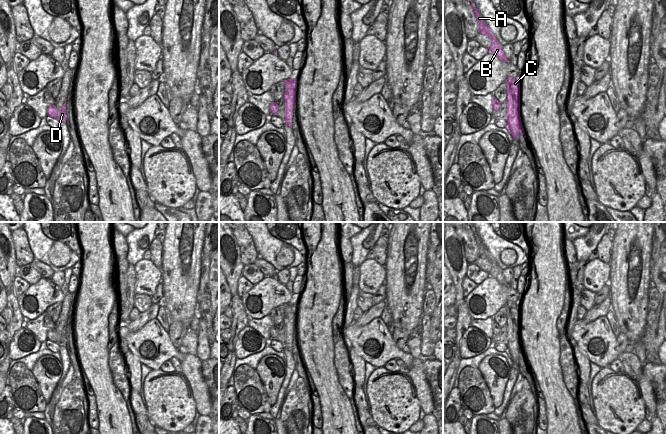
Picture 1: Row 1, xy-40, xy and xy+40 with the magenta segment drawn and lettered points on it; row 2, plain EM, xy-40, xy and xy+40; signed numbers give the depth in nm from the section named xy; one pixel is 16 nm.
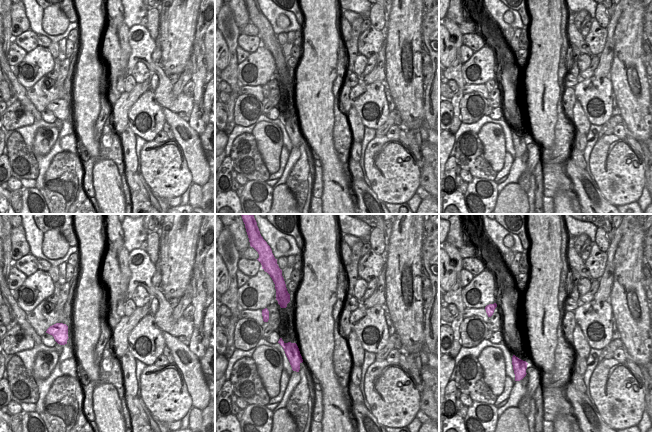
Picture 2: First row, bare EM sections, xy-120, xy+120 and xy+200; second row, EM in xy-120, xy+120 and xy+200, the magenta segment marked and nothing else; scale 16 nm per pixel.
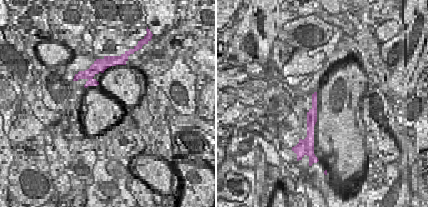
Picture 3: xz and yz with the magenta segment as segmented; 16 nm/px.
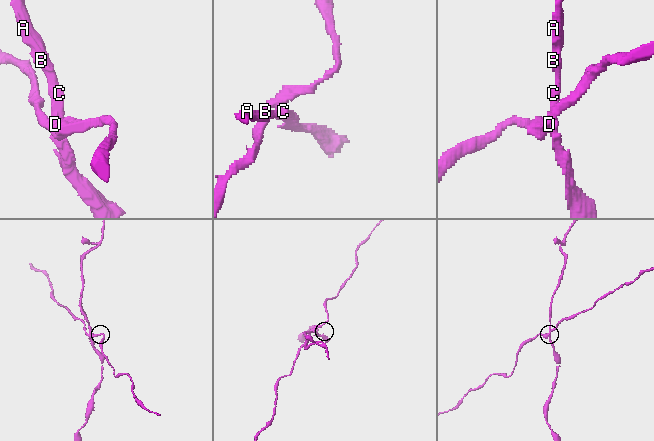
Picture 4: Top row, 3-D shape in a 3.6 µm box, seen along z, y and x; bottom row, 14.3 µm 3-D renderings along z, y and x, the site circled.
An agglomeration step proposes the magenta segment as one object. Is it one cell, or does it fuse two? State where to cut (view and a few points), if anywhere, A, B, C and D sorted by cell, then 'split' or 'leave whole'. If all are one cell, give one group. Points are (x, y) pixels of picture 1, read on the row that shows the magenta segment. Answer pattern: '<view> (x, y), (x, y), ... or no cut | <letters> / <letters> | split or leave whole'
xy (285, 108), (285, 116) | A B C / D | split

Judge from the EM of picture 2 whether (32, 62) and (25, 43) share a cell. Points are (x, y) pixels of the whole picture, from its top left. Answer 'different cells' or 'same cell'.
different cells

